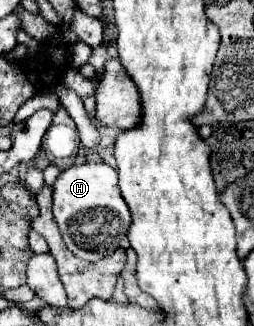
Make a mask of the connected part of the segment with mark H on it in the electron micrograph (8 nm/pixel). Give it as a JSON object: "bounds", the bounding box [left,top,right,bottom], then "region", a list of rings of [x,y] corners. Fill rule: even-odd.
{"bounds":[53,163,131,261],"region":[[[83,163],[61,171],[53,183],[53,217],[67,249],[75,257],[97,261],[117,251],[131,219],[129,207],[125,207],[119,193],[117,171],[107,163]]]}

